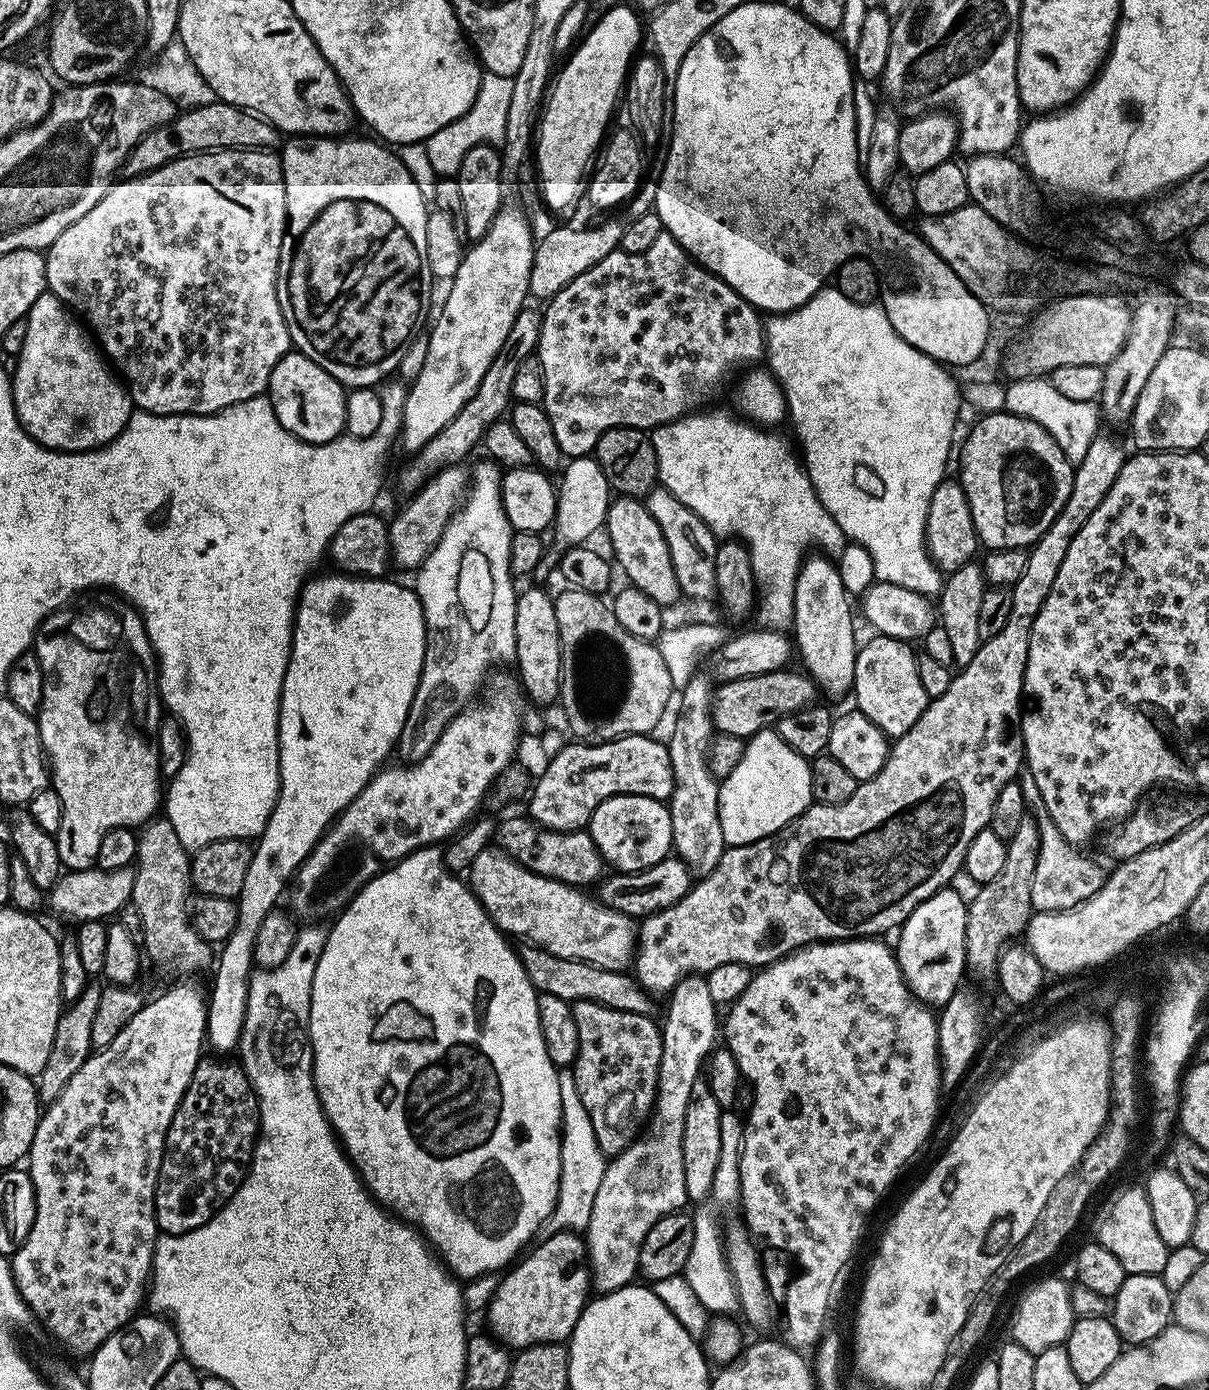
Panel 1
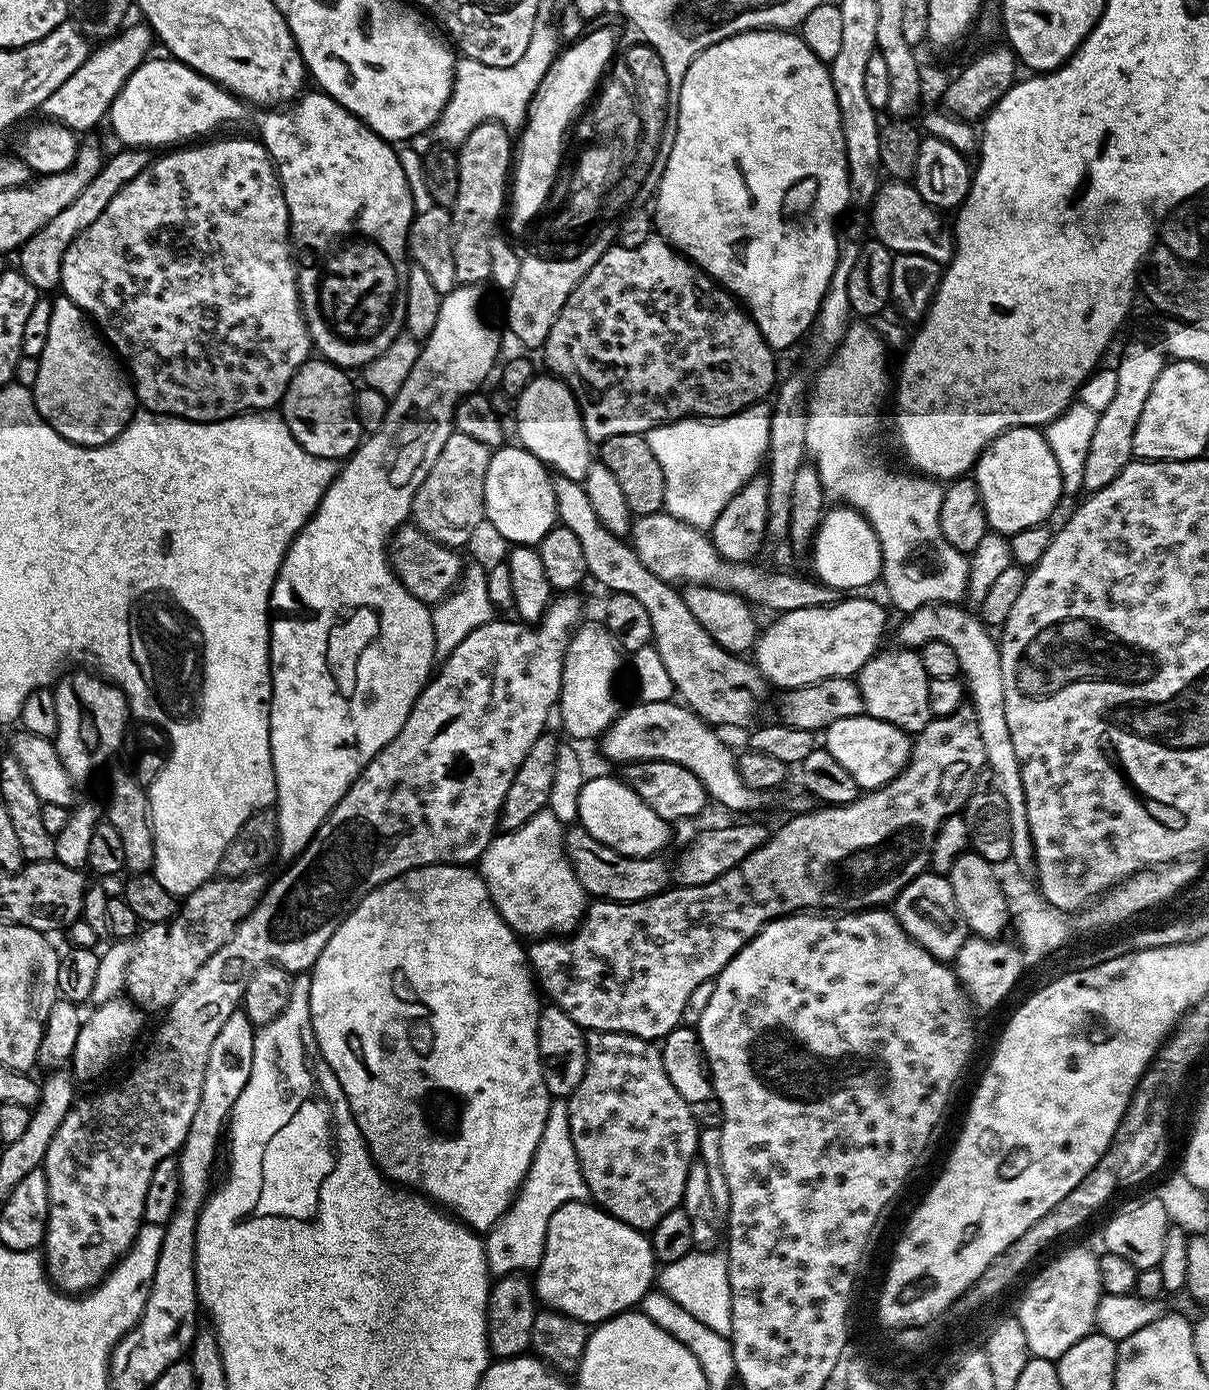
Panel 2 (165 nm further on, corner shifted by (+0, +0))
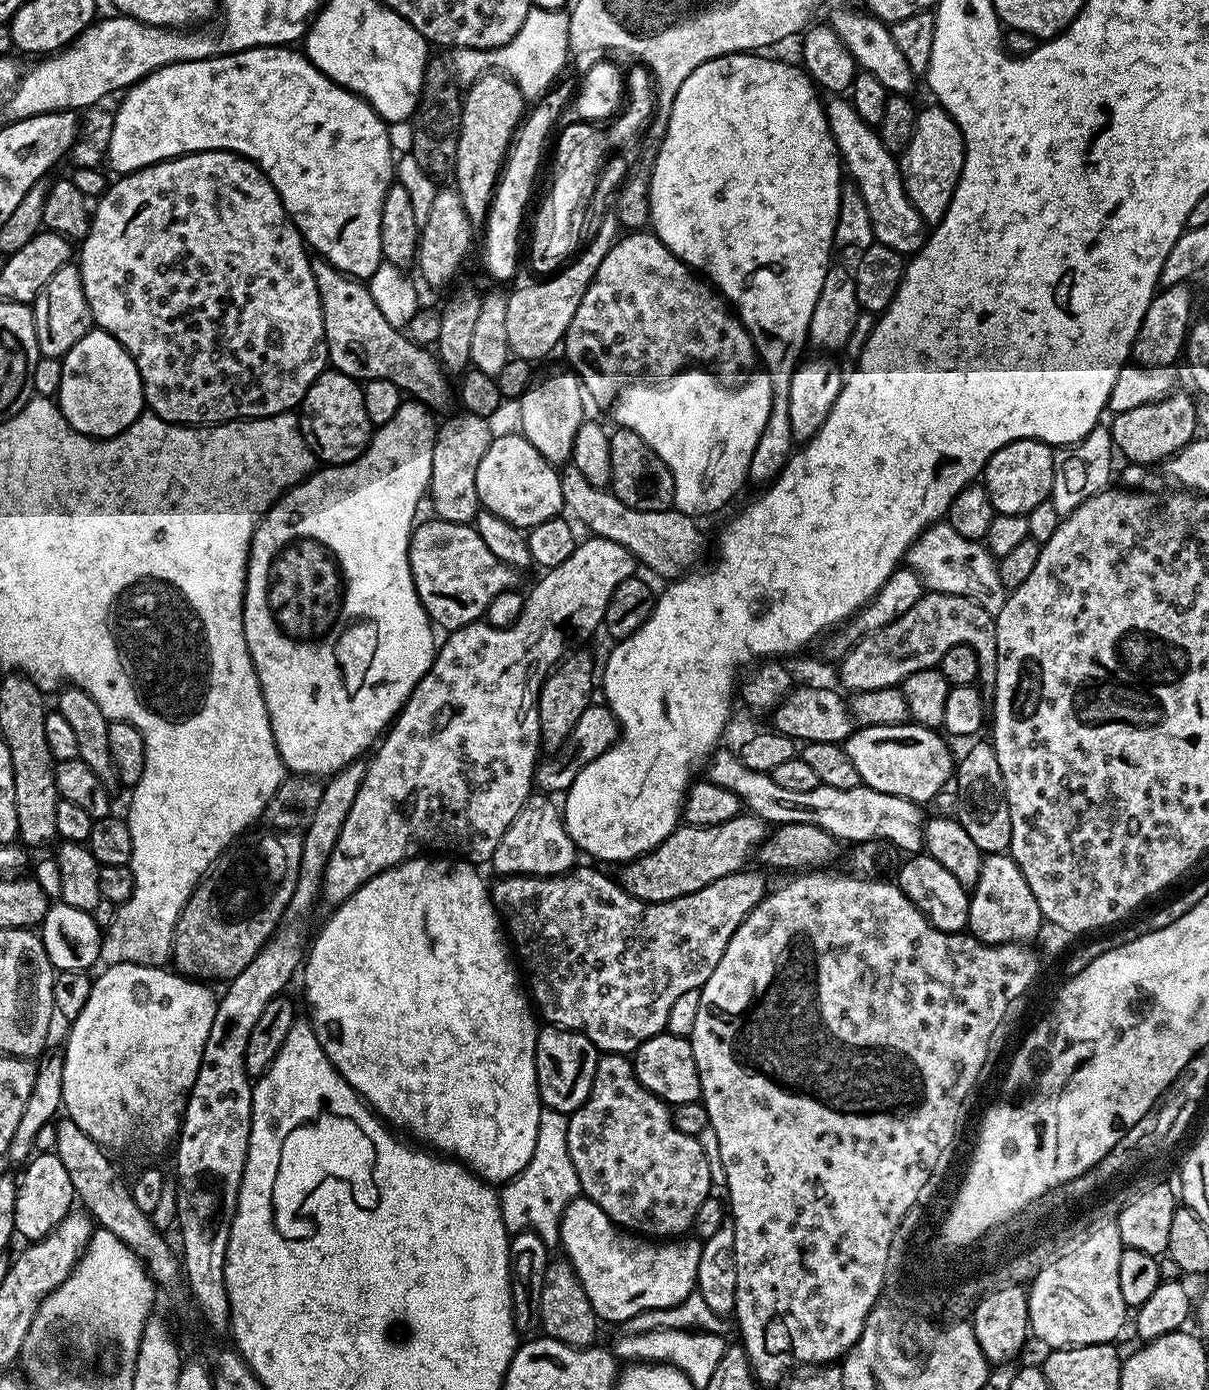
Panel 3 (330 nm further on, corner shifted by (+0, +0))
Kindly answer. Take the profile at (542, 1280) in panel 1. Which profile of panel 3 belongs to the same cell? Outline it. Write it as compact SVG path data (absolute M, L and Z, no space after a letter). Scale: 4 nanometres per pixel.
M587 1198L572 1200L560 1219L559 1247L564 1248L563 1255L578 1274L578 1282L582 1282L586 1298L590 1298L590 1306L594 1306L597 1317L604 1322L627 1322L640 1312L669 1308L693 1295L701 1241L691 1239L653 1242L621 1228Z

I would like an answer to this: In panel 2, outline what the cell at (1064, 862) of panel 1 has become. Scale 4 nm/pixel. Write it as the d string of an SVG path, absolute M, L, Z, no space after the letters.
M957 603L955 604L929 604L929 605L924 605L920 607L918 610L909 613L903 620L905 620L898 632L898 638L897 640L903 647L911 647L911 648L919 648L920 646L924 645L928 641L944 641L949 643L950 646L953 647L955 651L957 651L958 655L958 662L961 670L961 675L963 676L963 679L965 681L965 685L968 691L968 696L970 699L970 704L974 708L976 712L976 716L978 718L979 722L979 730L982 733L982 742L983 745L986 747L986 754L987 754L987 760L988 763L987 765L989 766L990 772L992 768L992 772L995 777L993 777L994 782L999 789L1000 793L1004 798L1006 798L1006 806L1007 810L1010 811L1010 830L1011 830L1011 854L1013 860L1017 862L1020 870L1024 872L1026 875L1033 875L1035 873L1035 868L1036 868L1036 861L1035 861L1035 851L1033 848L1033 838L1032 835L1030 834L1030 826L1029 826L1029 818L1028 815L1026 814L1026 800L1025 800L1025 790L1022 785L1022 776L1021 776L1021 766L1020 763L1018 762L1017 755L1014 751L1014 742L1011 741L1010 737L1010 728L1007 725L1006 721L1006 708L1005 708L1005 690L1003 689L1003 681L1002 681L1002 670L1001 670L1001 656L1000 656L1000 648L999 648L999 643L997 642L997 639L992 636L989 632L989 627L984 624L982 620L975 614L972 613L970 614L968 611L960 608L962 607L961 605L958 605Z

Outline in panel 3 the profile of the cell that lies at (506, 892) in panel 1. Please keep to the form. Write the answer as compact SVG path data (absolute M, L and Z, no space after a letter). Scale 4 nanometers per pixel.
M544 794L529 795L524 808L510 822L502 842L495 848L490 864L497 875L559 876L577 863L578 849L564 828L564 818L557 801Z

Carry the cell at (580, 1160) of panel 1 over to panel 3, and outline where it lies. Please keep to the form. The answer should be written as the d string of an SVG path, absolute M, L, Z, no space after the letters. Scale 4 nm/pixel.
M544 1108L538 1118L538 1142L534 1142L534 1154L519 1176L509 1180L499 1189L502 1222L509 1233L533 1232L542 1238L549 1250L560 1243L560 1219L566 1206L581 1195L580 1179L570 1162L570 1150L566 1142L568 1116L553 1108Z

